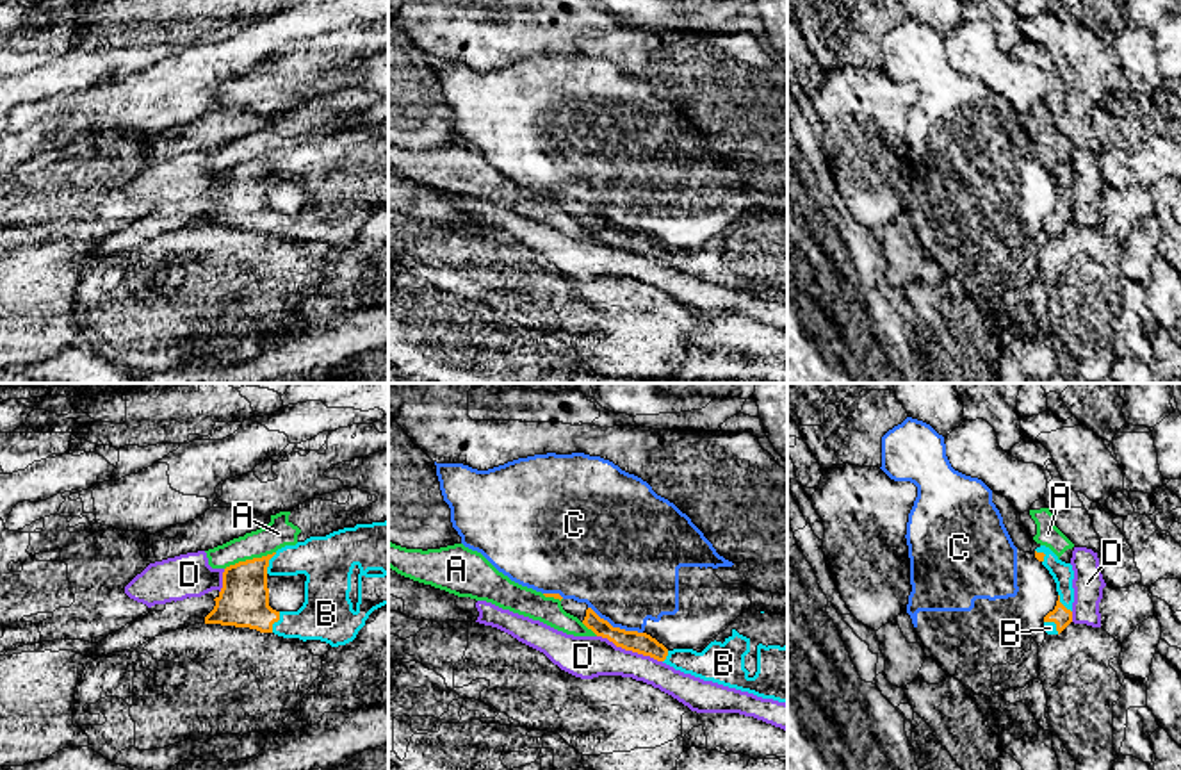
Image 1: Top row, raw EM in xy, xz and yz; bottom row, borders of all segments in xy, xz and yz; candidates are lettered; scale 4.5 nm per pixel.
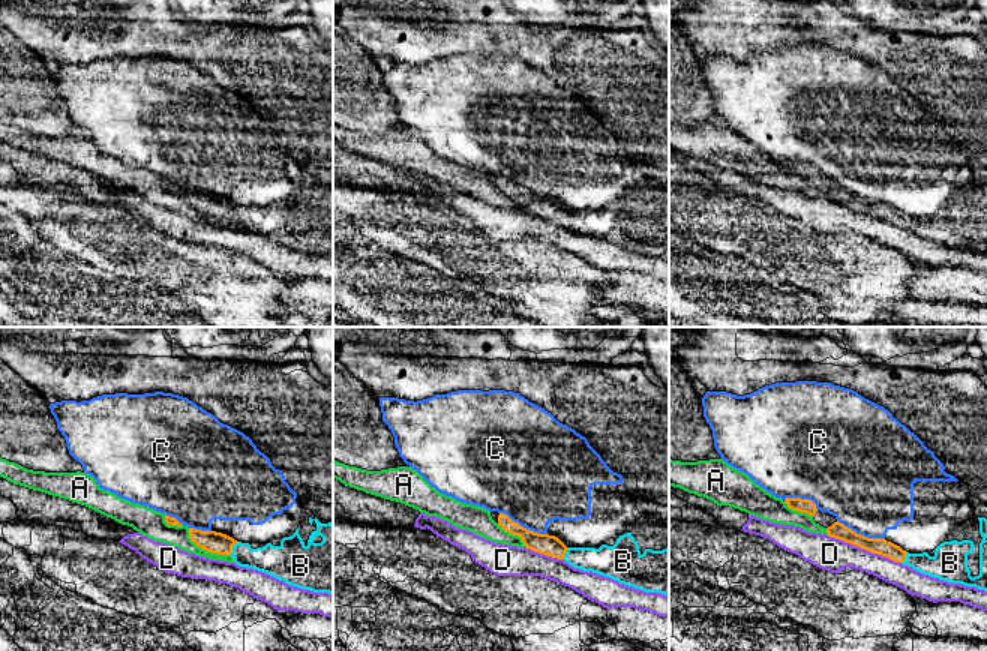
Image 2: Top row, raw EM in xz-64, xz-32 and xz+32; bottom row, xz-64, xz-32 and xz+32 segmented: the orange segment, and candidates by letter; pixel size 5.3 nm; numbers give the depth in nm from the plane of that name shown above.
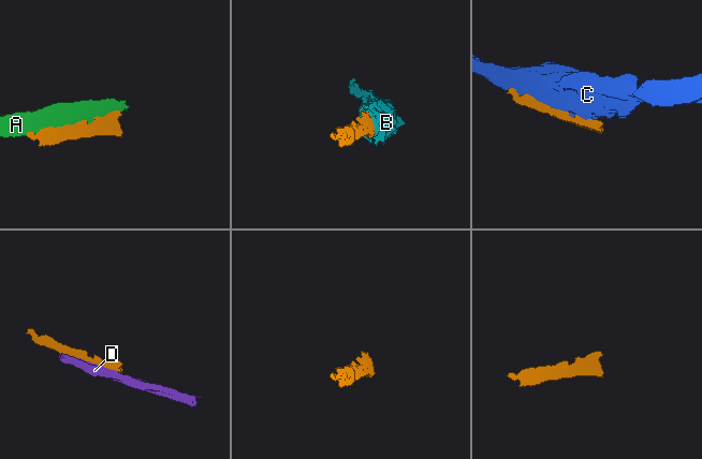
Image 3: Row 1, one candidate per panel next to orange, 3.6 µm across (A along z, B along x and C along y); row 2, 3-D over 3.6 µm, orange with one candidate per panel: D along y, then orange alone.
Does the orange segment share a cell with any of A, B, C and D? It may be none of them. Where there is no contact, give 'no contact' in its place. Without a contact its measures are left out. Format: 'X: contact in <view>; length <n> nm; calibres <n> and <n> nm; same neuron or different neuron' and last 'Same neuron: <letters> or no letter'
A: contact in xy; length 240 nm; calibres 220 and 130 nm; different neuron
B: contact in xy; length 100 nm; calibres 220 and 240 nm; same neuron
C: contact in xz; length 280 nm; calibres 100 and 440 nm; different neuron
D: contact in xz; length 320 nm; calibres 100 and 190 nm; different neuron
Same neuron: B

